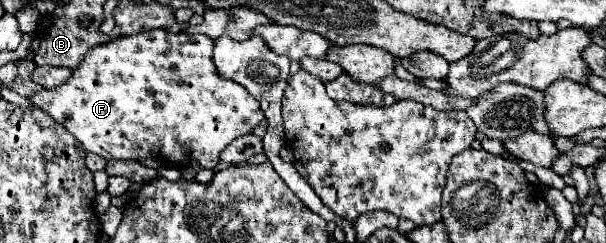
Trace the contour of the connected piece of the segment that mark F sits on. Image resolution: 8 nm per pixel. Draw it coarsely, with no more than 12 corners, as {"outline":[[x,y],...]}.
{"outline":[[203,34],[91,48],[29,96],[105,160],[219,164],[265,116]]}

